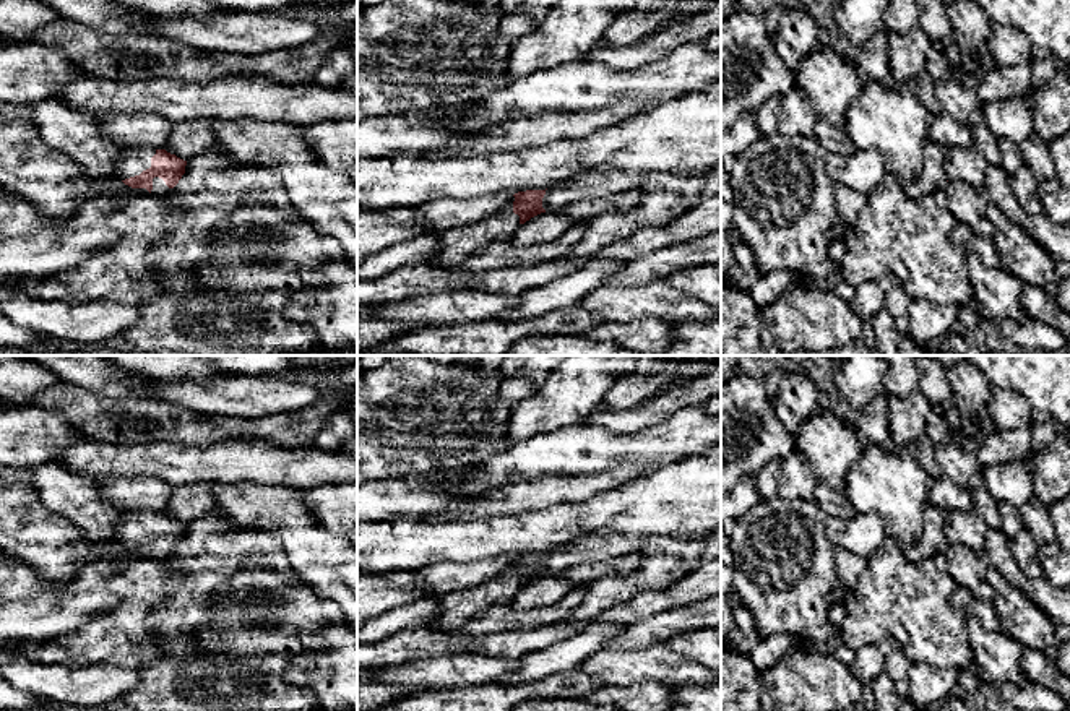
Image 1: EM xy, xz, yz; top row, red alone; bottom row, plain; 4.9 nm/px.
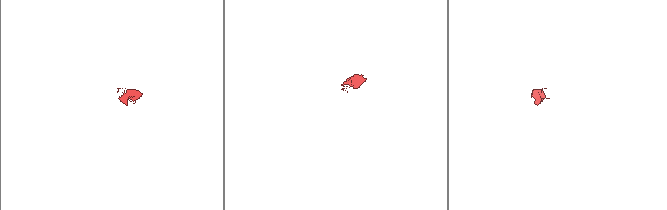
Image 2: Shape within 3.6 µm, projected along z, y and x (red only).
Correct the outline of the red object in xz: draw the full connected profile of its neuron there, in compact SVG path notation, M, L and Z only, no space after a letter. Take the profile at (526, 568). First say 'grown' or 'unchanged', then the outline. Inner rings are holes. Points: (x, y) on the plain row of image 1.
grown; M546 554L518 555L513 558L513 567L505 568L487 583L440 596L442 612L427 628L437 631L458 631L492 605L511 604L521 588L546 576L542 571L544 558Z

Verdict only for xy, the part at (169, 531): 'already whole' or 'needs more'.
needs more

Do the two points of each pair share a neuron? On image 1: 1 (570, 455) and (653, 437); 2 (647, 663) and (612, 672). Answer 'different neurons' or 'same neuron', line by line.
1: same neuron
2: same neuron

